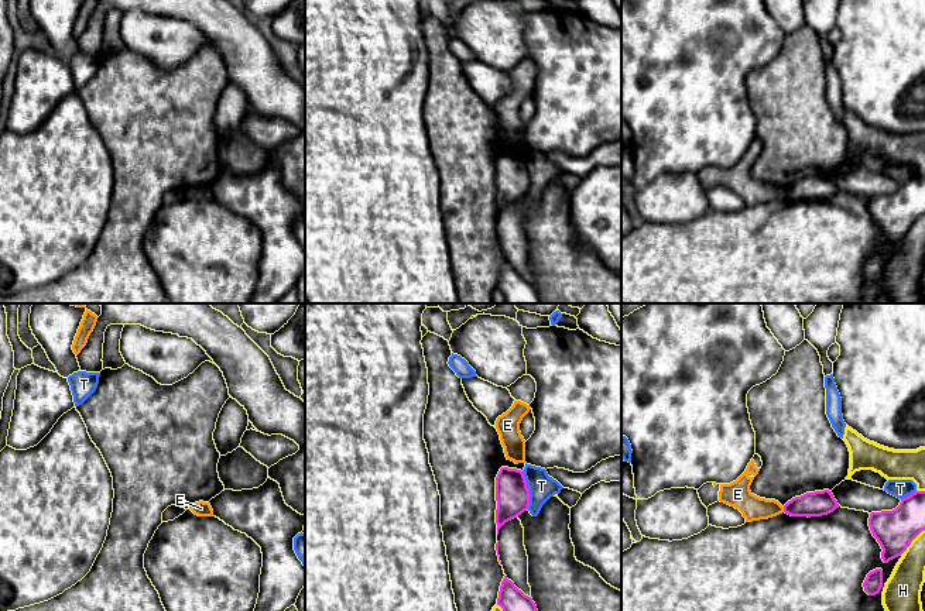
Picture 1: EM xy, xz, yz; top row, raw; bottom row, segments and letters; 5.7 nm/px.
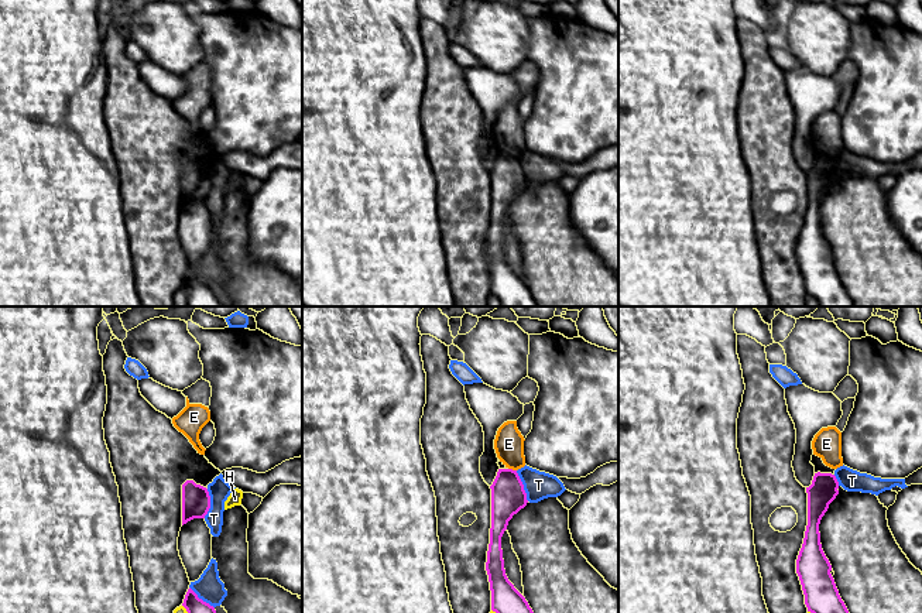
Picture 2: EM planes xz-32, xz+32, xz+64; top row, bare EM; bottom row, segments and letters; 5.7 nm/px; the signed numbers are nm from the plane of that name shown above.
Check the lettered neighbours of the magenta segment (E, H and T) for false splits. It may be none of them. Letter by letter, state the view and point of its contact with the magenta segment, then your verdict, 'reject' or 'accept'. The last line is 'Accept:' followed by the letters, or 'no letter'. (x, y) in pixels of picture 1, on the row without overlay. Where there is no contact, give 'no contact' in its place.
E: meets magenta in yz at (784, 194); reject
H: meets magenta in yz at (912, 223); reject
T: meets magenta in xz at (528, 174); reject
Accept: no letter

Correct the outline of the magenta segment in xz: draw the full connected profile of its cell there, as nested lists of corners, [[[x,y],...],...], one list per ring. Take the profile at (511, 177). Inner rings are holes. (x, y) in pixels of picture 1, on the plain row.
[[[501,151],[496,161],[496,207],[499,213],[517,202],[530,189],[530,174],[524,157],[517,152]]]

